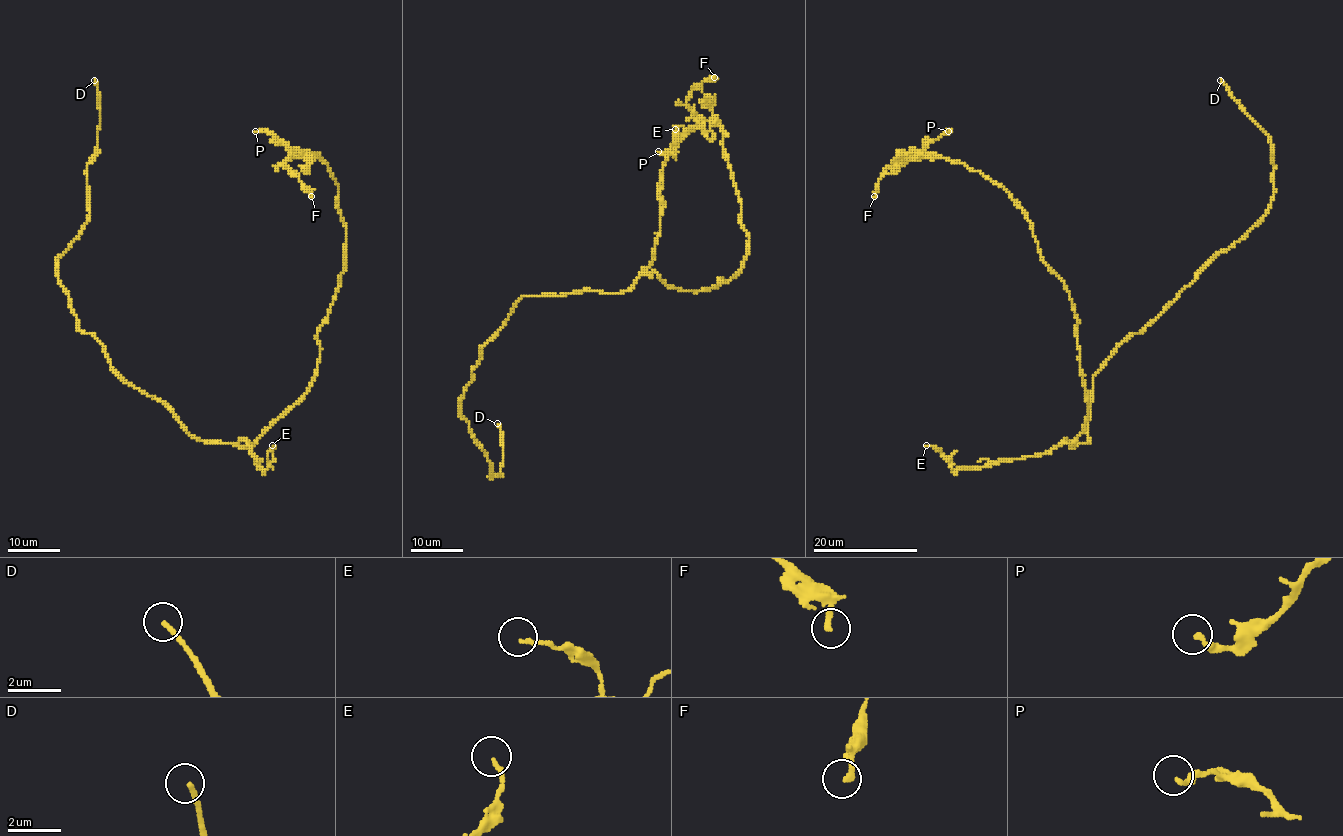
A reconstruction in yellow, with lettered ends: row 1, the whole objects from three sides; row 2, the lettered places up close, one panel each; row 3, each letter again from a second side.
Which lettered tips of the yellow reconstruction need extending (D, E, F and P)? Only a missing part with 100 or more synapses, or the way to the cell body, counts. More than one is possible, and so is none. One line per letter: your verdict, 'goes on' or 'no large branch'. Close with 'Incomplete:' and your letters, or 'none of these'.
D: goes on
E: no large branch
F: no large branch
P: no large branch
Incomplete: D

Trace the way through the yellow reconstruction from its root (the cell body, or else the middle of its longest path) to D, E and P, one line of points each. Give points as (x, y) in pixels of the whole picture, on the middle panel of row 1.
D: (634, 283), (615, 294), (524, 295), (513, 306), (460, 397), (490, 477), (504, 456), (497, 423)
E: (634, 283), (651, 261), (657, 244), (662, 167), (665, 158), (672, 154), (675, 129)
P: (634, 283), (654, 272), (682, 290), (709, 290), (743, 266), (748, 248), (721, 125), (702, 121), (658, 151)

